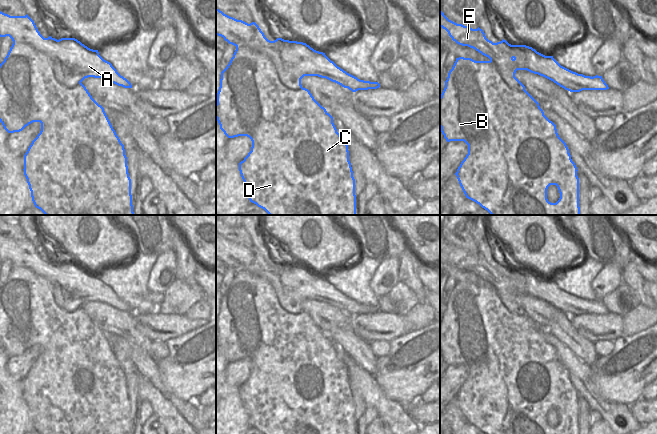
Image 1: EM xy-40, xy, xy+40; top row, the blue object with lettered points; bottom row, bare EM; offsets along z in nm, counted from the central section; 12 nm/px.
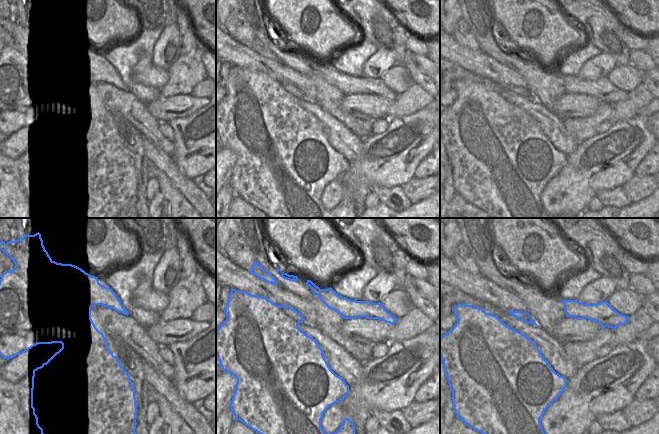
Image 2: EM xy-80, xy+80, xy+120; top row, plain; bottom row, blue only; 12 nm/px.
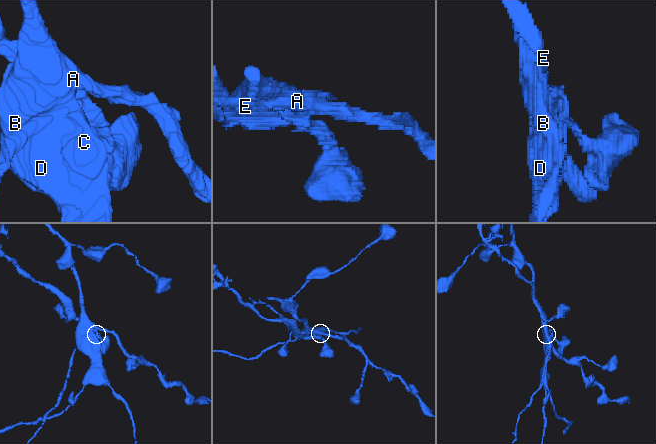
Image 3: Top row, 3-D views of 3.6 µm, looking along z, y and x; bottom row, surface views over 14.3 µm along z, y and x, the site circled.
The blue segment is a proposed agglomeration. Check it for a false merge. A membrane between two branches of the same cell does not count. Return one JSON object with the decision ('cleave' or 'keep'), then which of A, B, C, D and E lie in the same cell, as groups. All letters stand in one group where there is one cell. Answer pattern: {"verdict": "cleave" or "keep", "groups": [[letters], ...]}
{"verdict": "cleave", "groups": [["A", "E"], ["B", "C", "D"]]}

